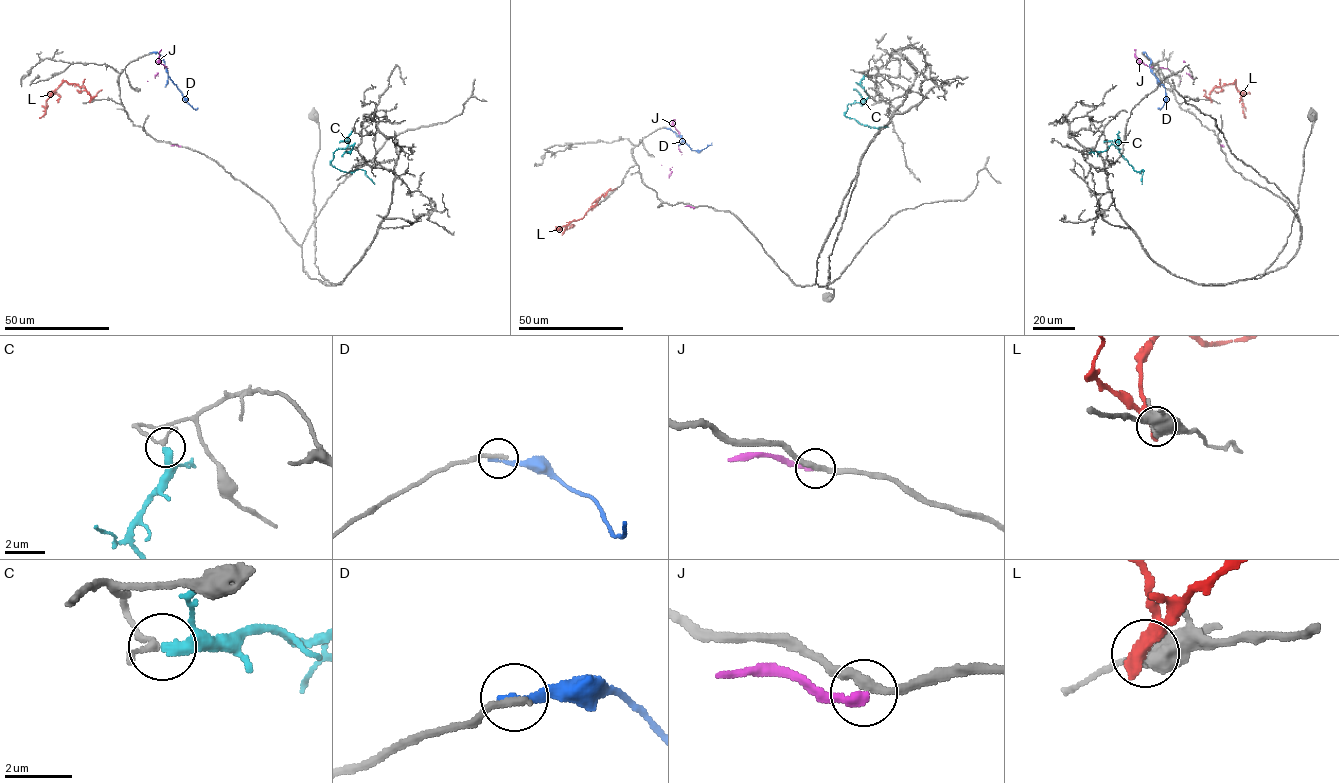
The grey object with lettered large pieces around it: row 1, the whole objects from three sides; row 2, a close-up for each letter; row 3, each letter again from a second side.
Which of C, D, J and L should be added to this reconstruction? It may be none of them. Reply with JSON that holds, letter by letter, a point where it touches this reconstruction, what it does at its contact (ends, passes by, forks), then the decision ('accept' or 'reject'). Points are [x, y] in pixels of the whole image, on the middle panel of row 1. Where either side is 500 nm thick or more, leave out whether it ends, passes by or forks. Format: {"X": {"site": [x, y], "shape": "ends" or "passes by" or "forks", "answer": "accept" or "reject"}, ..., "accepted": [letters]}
{"C": {"site": [863, 74], "shape": "ends", "answer": "reject"}, "D": {"site": [665, 128], "shape": "ends", "answer": "reject"}, "J": {"site": [694, 207], "shape": "ends", "answer": "reject"}, "L": {"site": [604, 196], "answer": "reject"}, "accepted": []}

